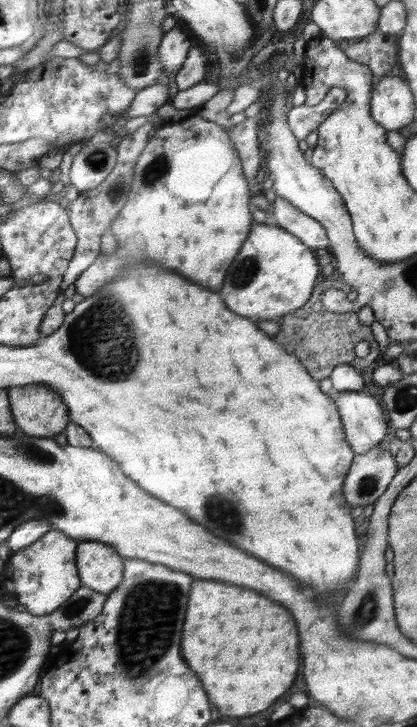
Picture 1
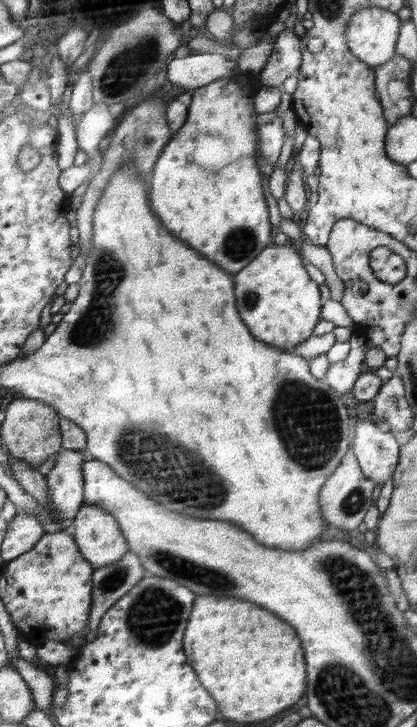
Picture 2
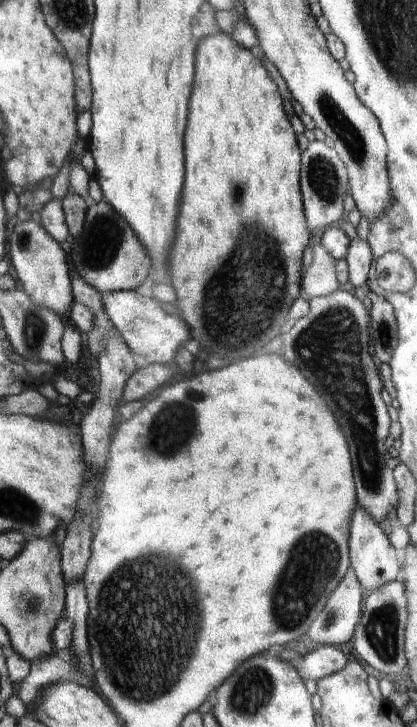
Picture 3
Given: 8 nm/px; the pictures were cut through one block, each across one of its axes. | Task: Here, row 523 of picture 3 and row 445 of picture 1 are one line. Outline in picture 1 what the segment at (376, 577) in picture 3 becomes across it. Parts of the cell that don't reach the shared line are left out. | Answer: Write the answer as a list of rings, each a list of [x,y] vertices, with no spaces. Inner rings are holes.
[[[334,392],[347,440],[355,454],[365,454],[376,448],[386,434],[386,418],[380,402],[362,392]]]

